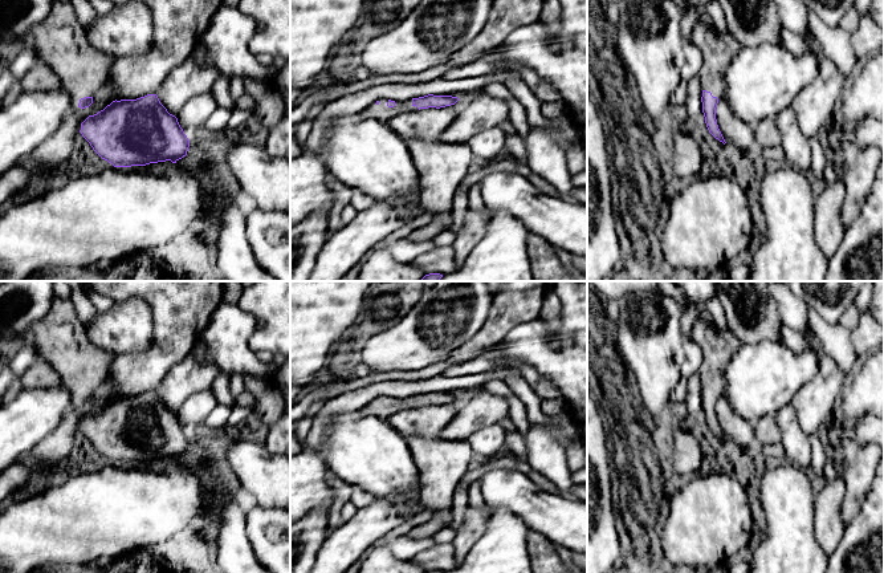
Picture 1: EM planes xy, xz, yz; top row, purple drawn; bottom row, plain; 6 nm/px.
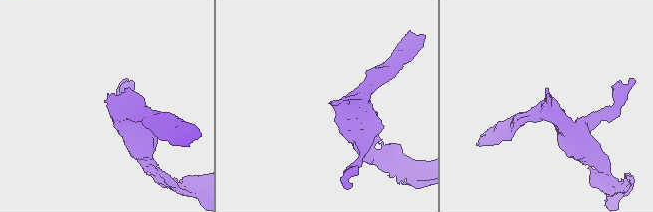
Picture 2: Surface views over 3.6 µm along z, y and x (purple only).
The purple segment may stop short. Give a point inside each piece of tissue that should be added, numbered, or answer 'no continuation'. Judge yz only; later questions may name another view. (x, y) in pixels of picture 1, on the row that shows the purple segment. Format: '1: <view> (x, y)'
1: yz (718, 49)

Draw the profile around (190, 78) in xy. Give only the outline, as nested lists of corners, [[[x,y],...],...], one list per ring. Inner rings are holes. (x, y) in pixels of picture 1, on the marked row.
[[[203,42],[200,49],[204,62],[200,64],[190,56],[171,70],[156,93],[160,103],[175,117],[192,97],[211,92],[220,76]]]

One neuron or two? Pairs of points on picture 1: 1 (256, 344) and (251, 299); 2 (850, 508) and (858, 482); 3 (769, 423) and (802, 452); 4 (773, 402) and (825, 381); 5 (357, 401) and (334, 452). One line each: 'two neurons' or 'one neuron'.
1: one neuron
2: one neuron
3: two neurons
4: two neurons
5: two neurons

